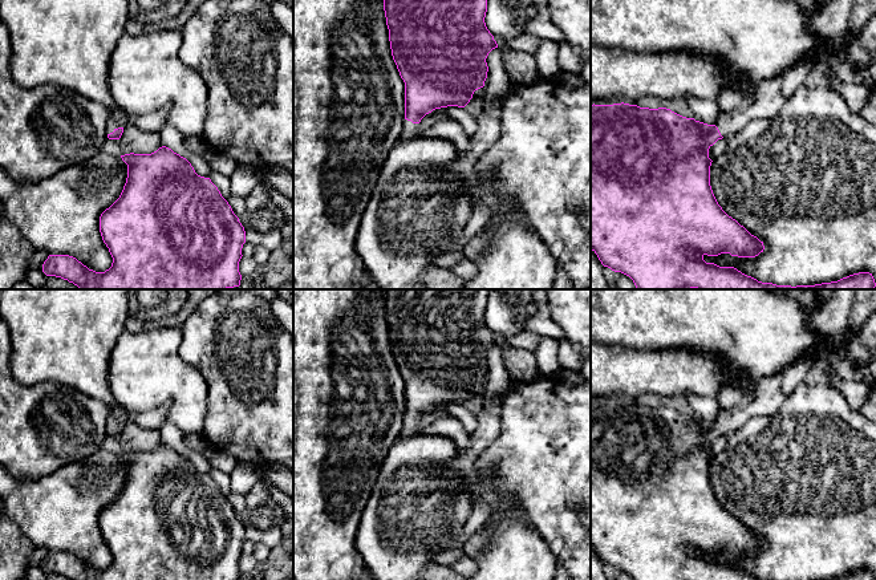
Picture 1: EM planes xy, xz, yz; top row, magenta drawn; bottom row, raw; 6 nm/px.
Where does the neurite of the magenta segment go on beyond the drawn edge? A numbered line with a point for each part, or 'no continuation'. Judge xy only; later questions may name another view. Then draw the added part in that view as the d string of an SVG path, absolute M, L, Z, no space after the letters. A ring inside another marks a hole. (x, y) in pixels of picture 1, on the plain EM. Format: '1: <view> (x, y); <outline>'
1: xy (112, 421); M110 414L108 418L106 430L110 431L118 425L123 425L123 423L118 418L115 418L113 414Z

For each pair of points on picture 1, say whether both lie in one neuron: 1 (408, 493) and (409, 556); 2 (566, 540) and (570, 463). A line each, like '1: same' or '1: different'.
1: same
2: same

